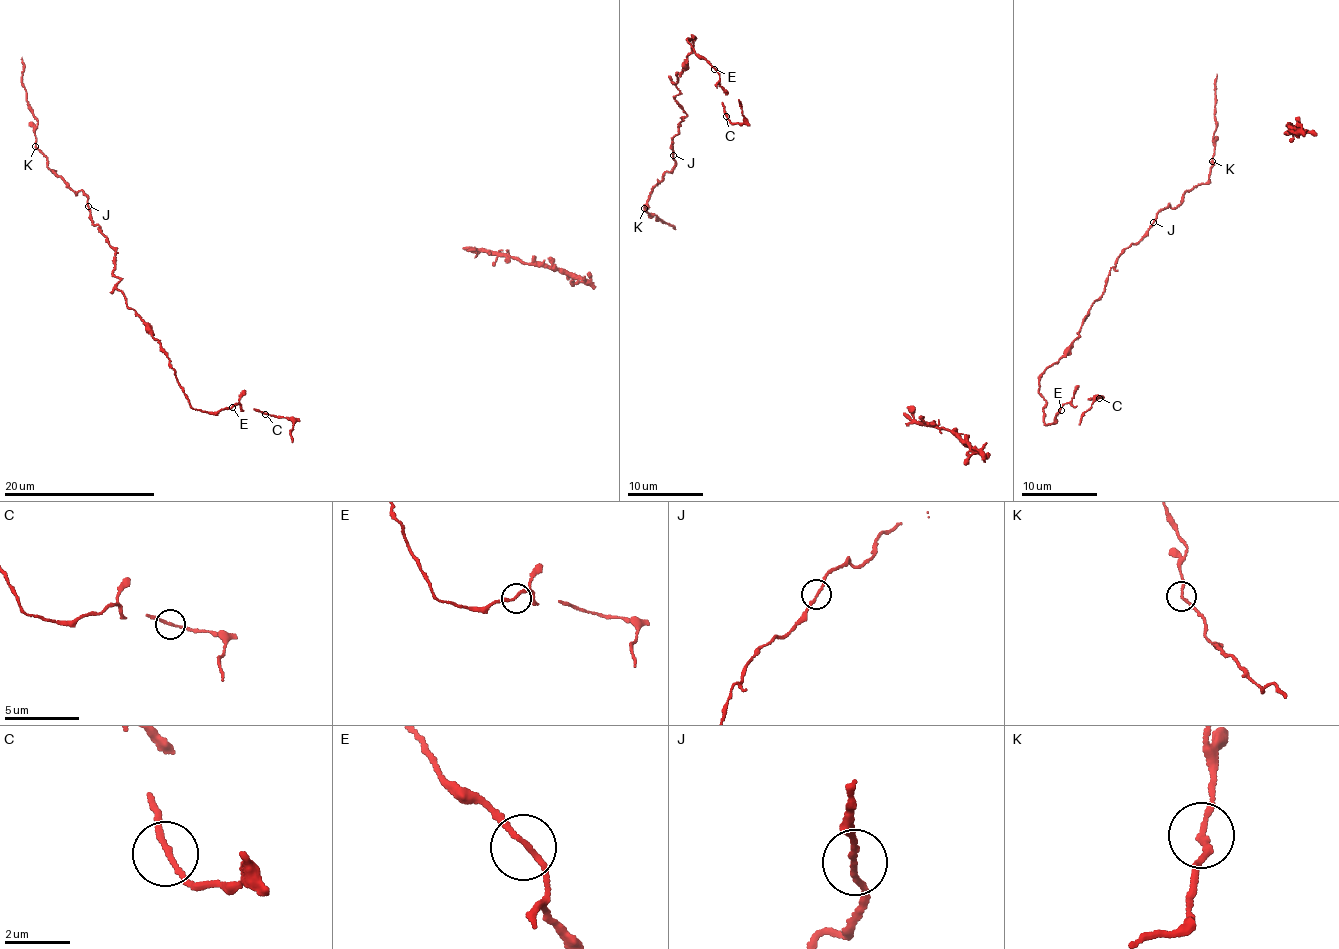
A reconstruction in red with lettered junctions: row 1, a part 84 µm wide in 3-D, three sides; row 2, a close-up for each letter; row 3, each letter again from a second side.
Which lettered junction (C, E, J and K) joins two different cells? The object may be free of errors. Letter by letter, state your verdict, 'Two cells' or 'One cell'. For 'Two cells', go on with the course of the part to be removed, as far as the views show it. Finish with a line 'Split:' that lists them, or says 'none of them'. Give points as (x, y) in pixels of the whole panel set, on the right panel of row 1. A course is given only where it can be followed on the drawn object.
C: One cell
E: One cell
J: One cell
K: One cell
Split: none of them

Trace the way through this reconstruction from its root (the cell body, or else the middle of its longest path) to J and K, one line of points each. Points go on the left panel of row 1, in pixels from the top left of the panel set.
J: (224, 408), (189, 405), (171, 359), (116, 286), (120, 280), (113, 272), (116, 251), (88, 206)
K: (224, 408), (189, 405), (171, 359), (116, 286), (116, 251), (93, 221), (87, 199), (35, 146)

